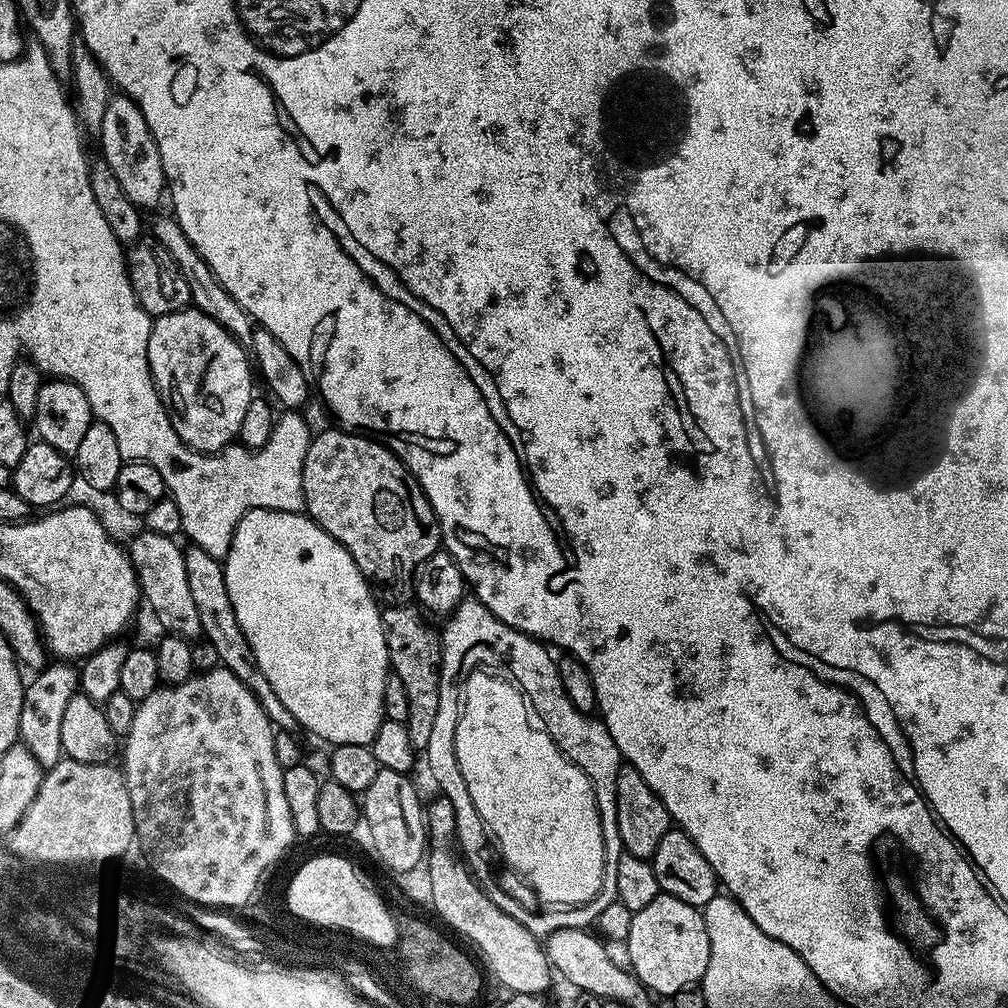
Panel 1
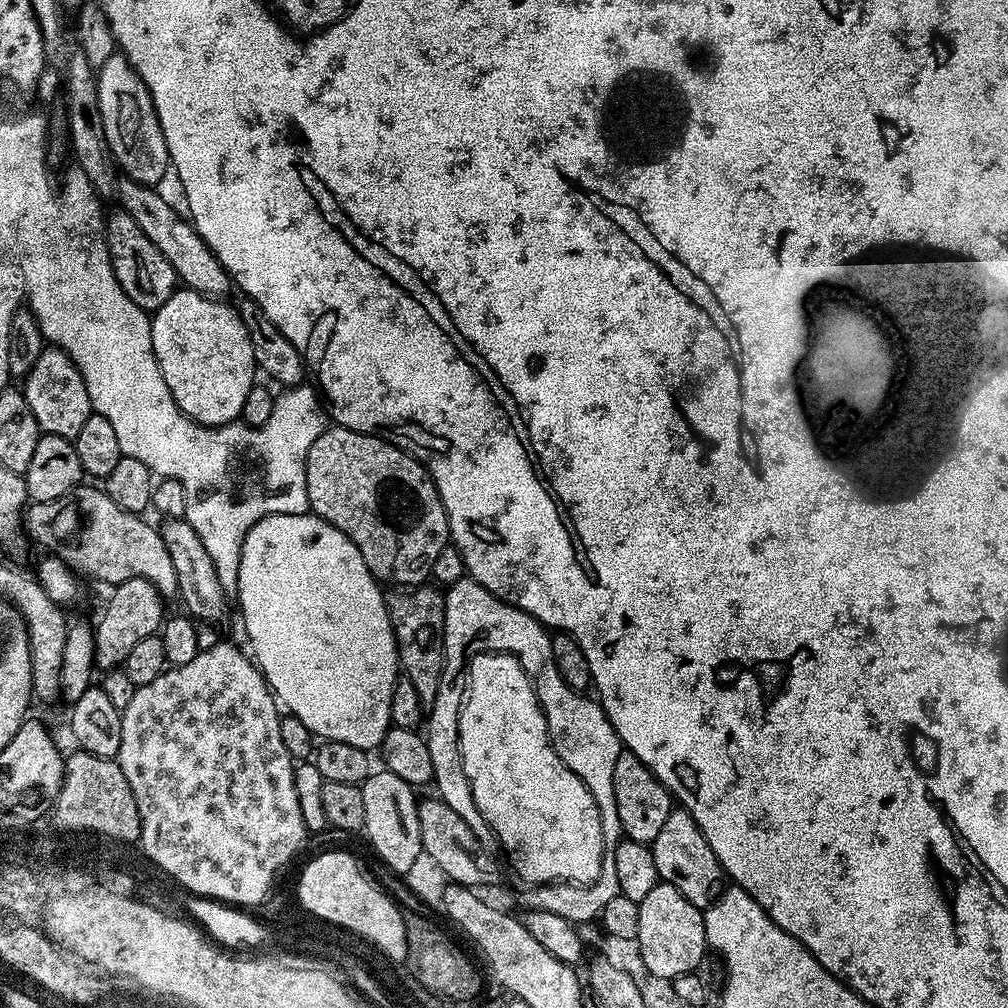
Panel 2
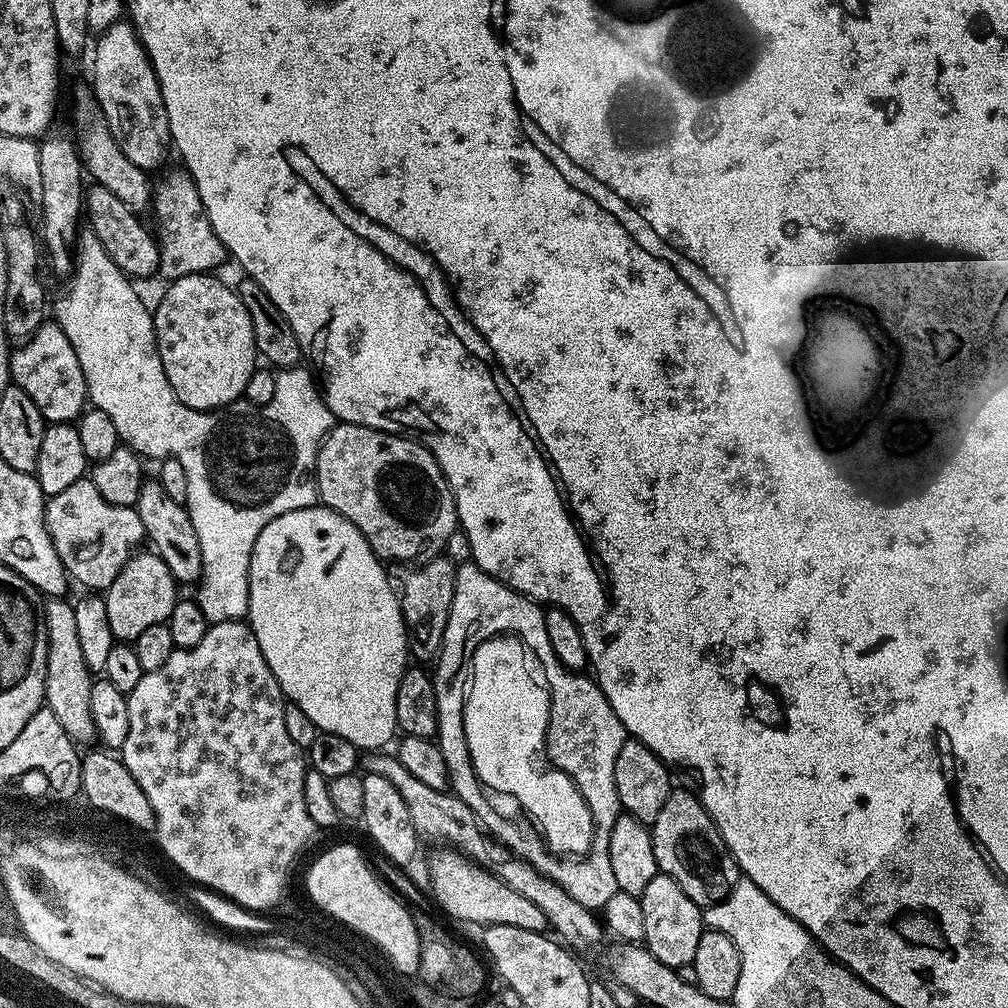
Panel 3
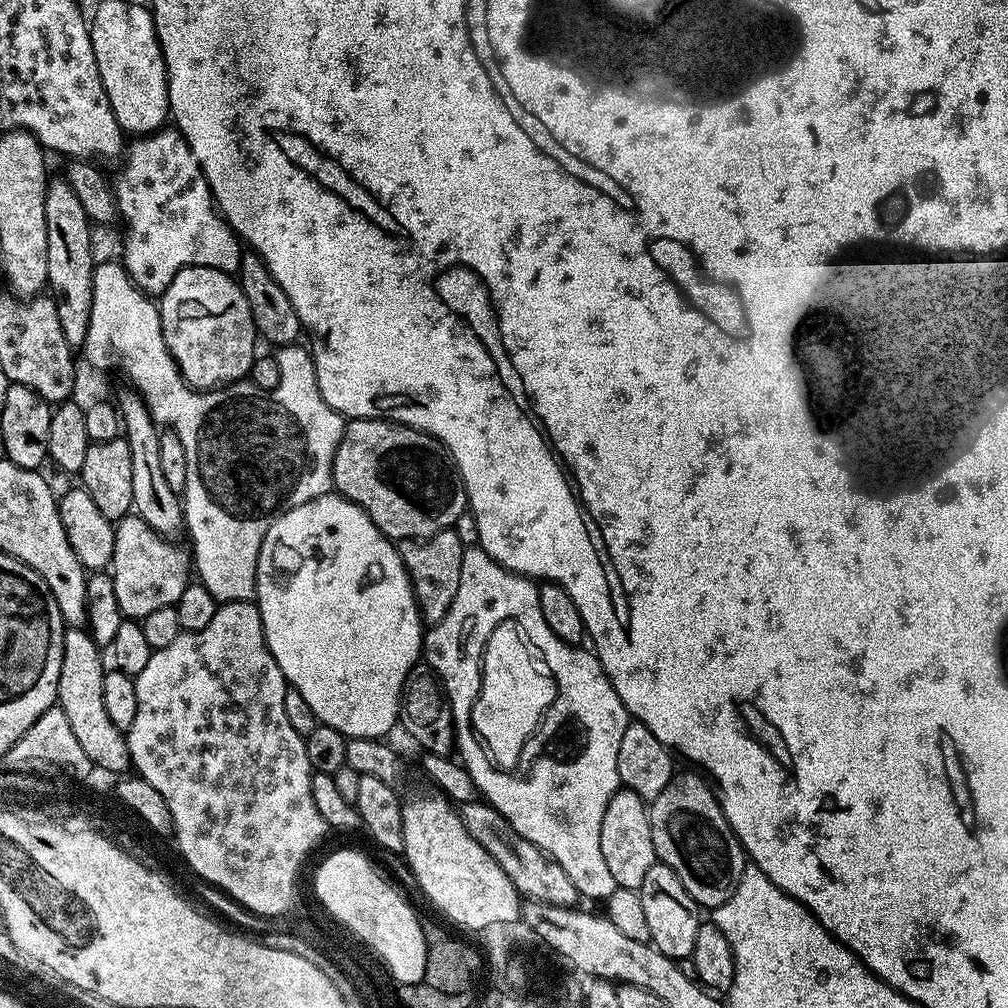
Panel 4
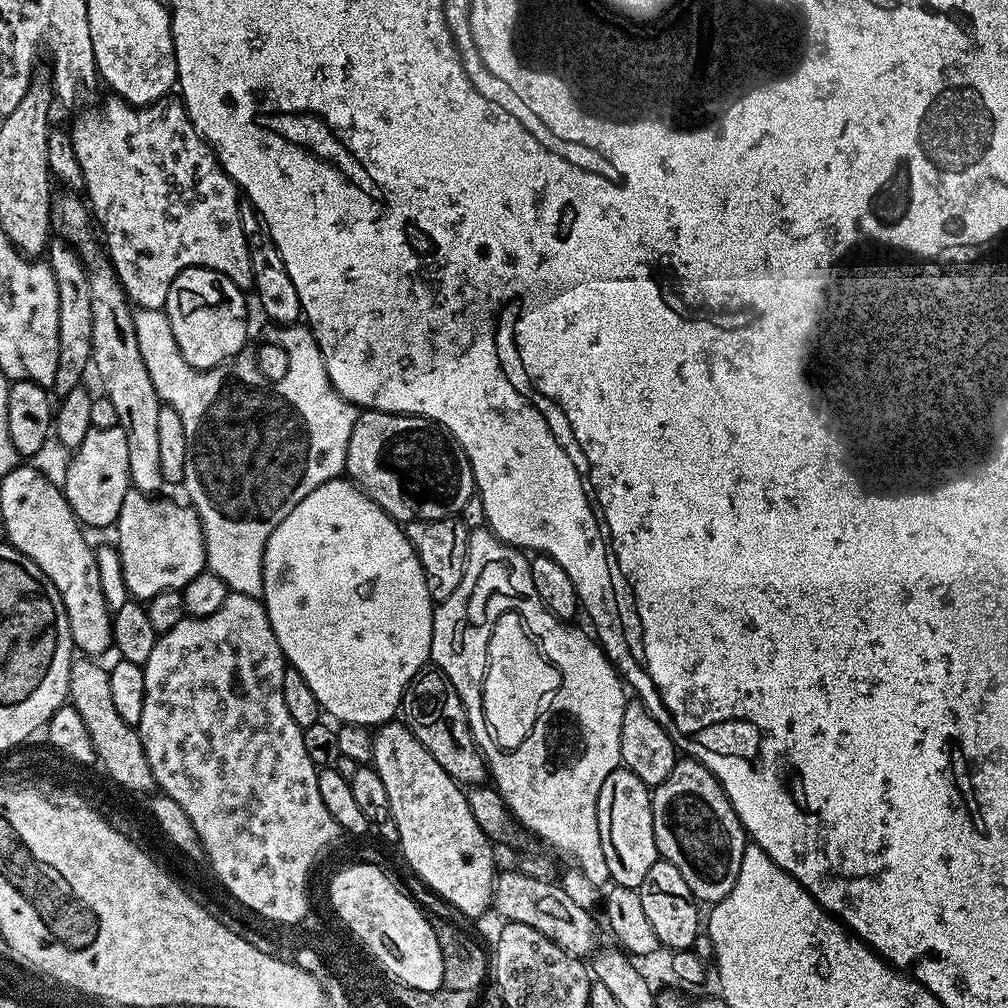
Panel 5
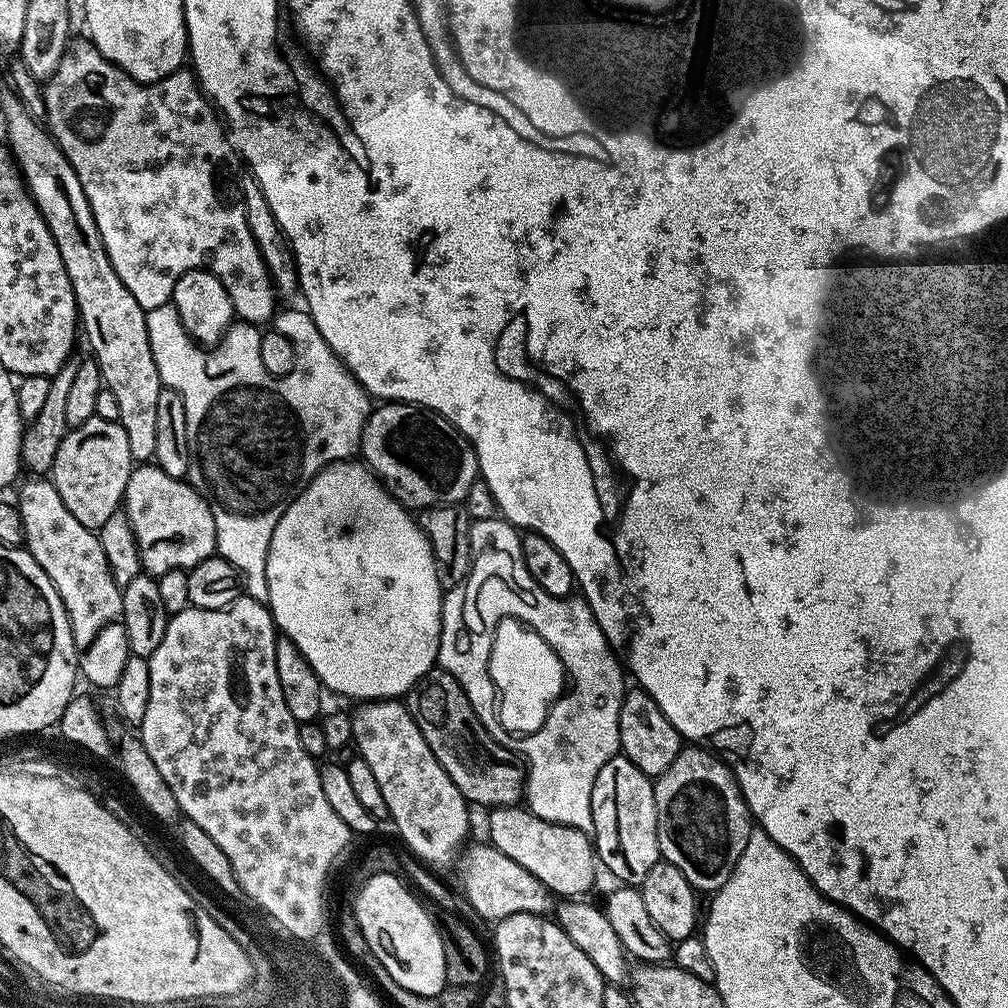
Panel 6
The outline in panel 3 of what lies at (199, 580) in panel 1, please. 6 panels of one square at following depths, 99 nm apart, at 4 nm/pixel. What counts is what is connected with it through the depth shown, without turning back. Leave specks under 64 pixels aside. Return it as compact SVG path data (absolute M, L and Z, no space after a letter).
M148 478L140 485L140 493L134 505L138 517L145 528L147 543L156 555L170 566L170 574L177 585L195 585L202 577L202 546L198 546L198 534L194 534L194 522L190 522L190 514L184 504L174 502L166 490L162 490L159 479Z

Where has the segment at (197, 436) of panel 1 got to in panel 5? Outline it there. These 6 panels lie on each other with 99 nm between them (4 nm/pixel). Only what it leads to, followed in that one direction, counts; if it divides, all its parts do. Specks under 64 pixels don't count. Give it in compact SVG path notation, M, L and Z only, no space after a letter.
M187 268L182 270L170 282L170 290L166 294L166 302L162 311L168 315L170 330L174 330L174 342L178 342L178 350L186 362L195 368L217 368L219 364L227 364L240 352L245 351L248 340L248 304L244 301L245 289L240 288L226 274L218 274L209 268Z

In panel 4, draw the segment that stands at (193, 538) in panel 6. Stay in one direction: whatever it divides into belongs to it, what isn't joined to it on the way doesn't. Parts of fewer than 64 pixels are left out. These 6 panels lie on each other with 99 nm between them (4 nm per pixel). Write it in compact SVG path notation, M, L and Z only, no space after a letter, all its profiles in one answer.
M127 514L118 521L113 538L110 575L121 617L140 622L146 614L171 608L178 598L182 598L182 590L186 590L190 583L190 556L185 549L184 552L169 537L159 536L138 515Z

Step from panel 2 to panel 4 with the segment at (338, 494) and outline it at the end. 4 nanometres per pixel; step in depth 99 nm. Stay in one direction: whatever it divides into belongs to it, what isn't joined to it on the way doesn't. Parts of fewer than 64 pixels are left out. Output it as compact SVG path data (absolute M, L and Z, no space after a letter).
M348 420L345 423L344 433L332 463L332 483L339 495L345 496L350 502L357 504L372 519L374 526L378 526L378 530L382 535L388 537L393 542L401 540L428 540L444 528L453 527L458 514L462 514L468 508L468 495L464 492L464 481L461 480L460 474L456 471L444 445L430 434L419 432L405 424L393 424L391 420Z

